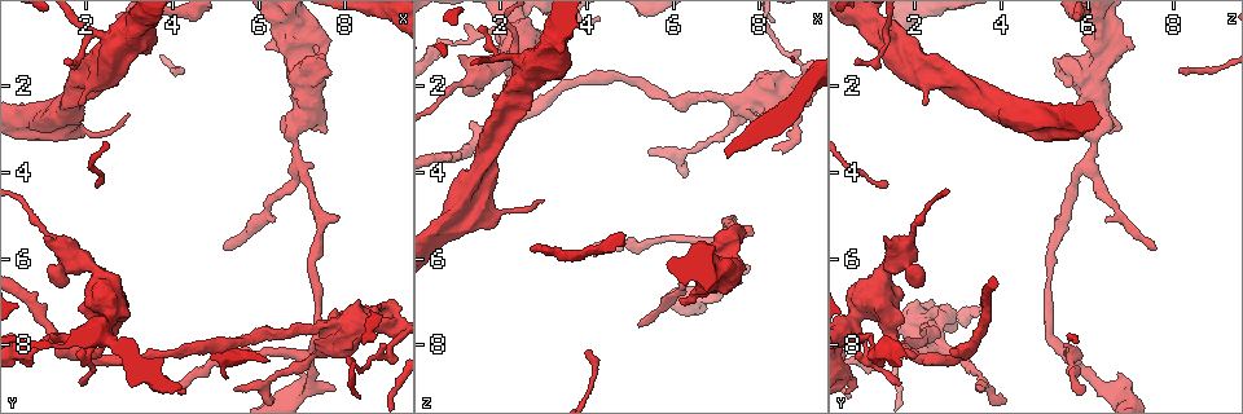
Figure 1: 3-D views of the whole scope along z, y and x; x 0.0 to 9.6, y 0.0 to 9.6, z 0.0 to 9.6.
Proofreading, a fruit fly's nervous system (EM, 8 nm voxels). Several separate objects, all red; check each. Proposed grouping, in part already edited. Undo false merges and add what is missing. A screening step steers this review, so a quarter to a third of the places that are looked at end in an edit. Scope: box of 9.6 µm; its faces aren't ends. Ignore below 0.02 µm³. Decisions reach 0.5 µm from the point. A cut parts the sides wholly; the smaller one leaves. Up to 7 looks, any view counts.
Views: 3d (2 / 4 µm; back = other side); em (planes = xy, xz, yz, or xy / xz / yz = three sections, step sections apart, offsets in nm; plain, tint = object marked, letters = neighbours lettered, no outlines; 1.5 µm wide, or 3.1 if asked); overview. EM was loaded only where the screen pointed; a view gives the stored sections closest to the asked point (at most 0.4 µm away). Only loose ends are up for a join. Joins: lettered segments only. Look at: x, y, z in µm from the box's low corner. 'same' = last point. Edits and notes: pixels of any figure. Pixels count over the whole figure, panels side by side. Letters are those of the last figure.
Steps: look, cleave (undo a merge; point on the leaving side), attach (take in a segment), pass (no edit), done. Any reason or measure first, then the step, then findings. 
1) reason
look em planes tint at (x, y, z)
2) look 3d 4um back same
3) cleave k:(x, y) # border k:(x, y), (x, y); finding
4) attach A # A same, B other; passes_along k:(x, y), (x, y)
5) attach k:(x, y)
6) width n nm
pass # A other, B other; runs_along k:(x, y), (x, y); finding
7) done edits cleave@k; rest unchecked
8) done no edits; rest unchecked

free end
look 3d 4um at (1.60, 1.45, 0.65)

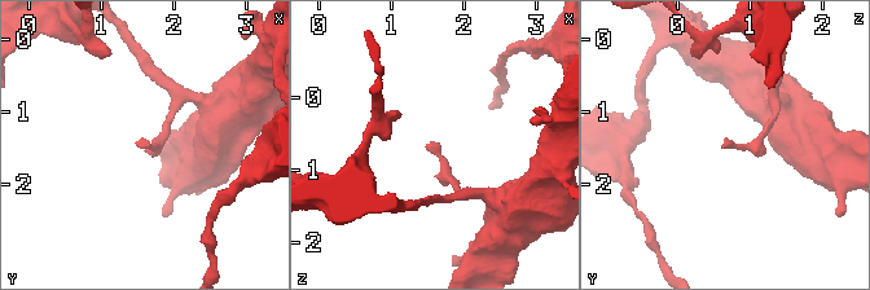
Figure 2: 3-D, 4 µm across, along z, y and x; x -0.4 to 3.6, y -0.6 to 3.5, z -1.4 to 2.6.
look em xz step 4 tint at (1.60, 1.55, 0.65)

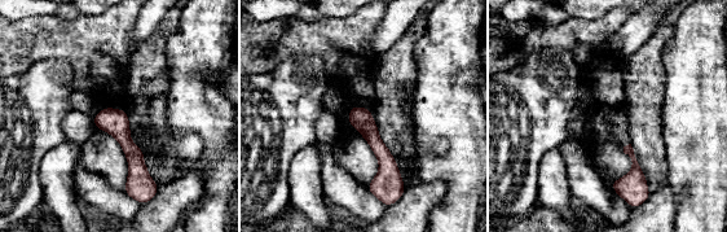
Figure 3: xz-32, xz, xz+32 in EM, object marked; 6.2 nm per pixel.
another direction
look em planes letters same

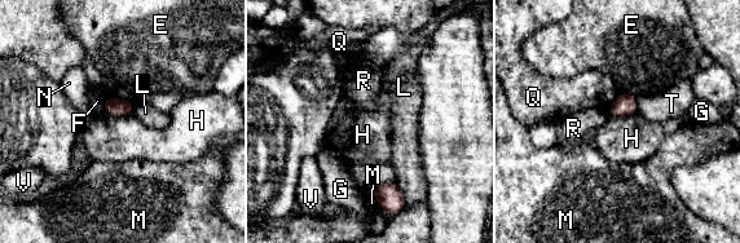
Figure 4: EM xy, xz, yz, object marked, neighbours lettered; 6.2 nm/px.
pass # E other, F other, G other, H other, L other, M other, N other, Q other, R other, T other, V other; none of them fits

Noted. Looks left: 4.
look em xy step 4 tint at (1.55, 6.00, 1.60)

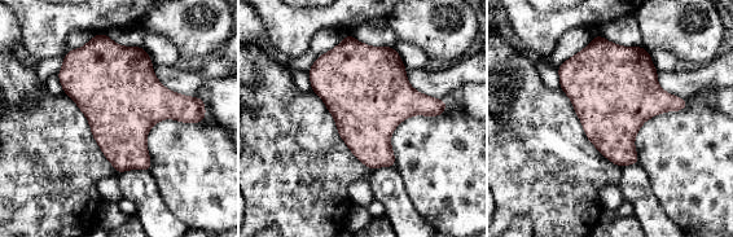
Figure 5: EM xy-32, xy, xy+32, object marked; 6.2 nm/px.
look em planes letters same

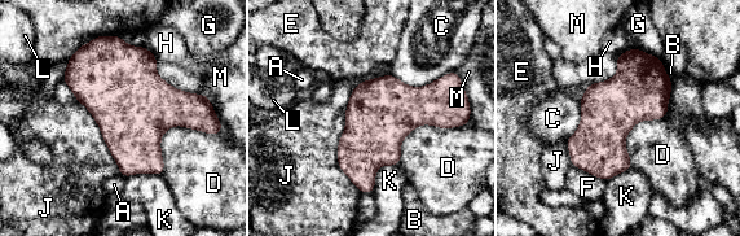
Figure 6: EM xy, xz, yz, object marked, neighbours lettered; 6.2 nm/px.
width 420 nm
pass # A other, B other, C other, D other, E other, F other, G other, H other, J other, K other, L other, M other; border 6:(359, 82), (337, 164), (361, 193); one neuron here

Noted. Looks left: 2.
look 3d 4um back at (3.00, 2.70, 4.60)

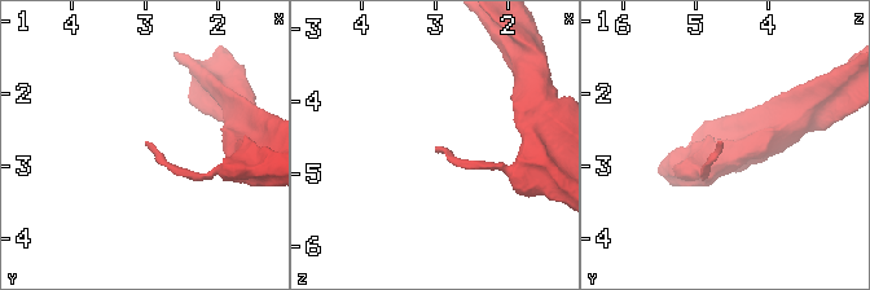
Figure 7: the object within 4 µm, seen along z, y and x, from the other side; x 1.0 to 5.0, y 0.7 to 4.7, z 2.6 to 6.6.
look em xz step 8 letters at (2.95, 2.70, 4.60)

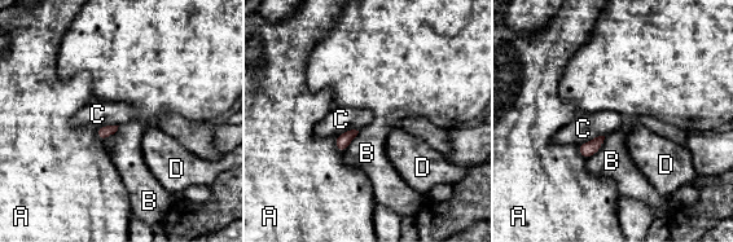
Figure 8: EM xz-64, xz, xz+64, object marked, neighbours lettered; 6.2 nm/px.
width 80 nm
pass # A other, B other, C other, D other; border 8:(604, 135), (595, 136), (578, 146); none of them fits

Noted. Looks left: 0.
done no edits; rest unchecked

